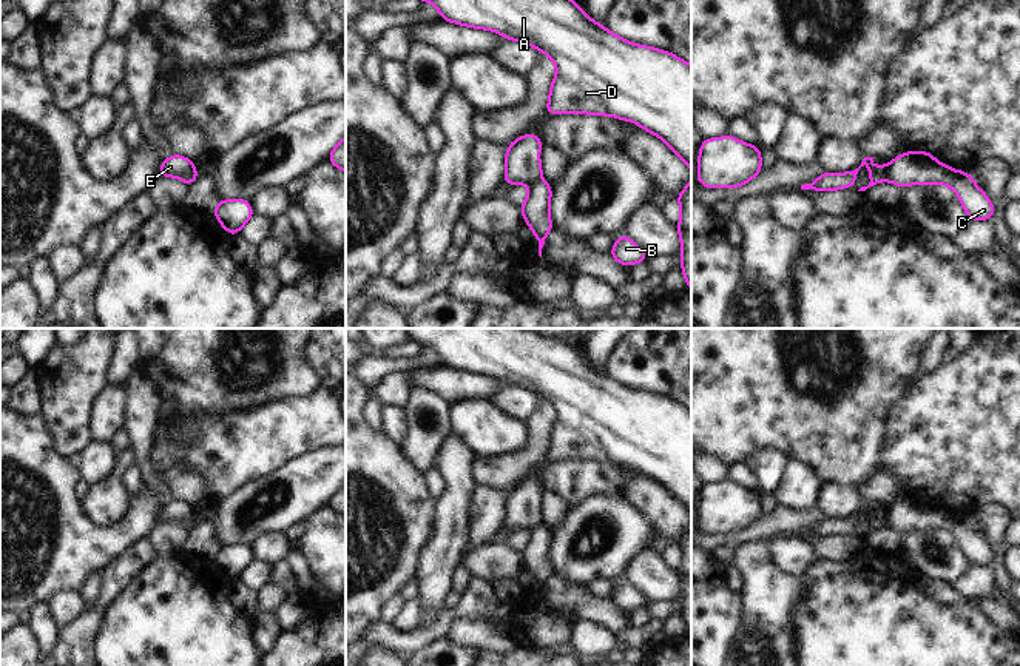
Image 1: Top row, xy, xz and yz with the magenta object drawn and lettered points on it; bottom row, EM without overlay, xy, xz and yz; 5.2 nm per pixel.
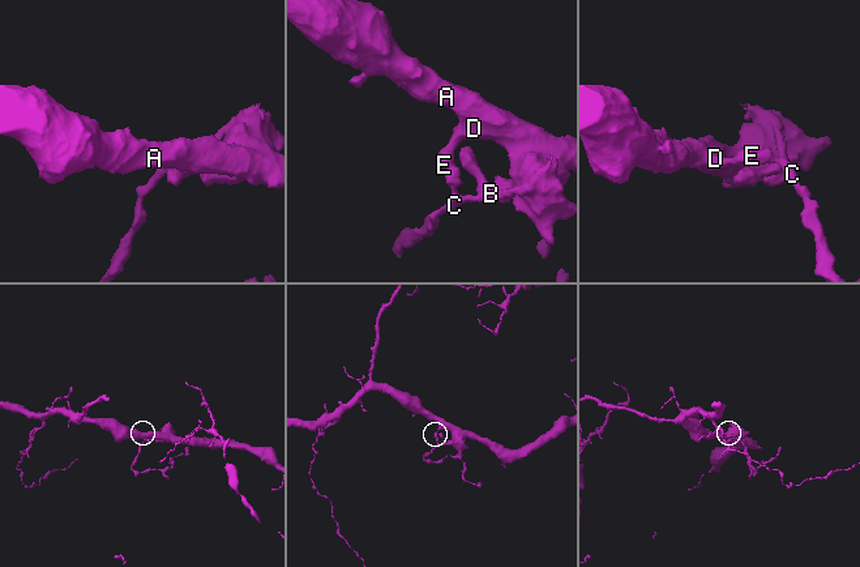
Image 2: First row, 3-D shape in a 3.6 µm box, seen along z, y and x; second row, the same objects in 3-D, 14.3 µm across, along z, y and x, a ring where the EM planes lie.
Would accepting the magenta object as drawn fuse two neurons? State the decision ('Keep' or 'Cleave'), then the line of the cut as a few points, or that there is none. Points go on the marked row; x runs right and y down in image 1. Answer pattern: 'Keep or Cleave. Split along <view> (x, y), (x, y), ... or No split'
Cleave. Split along yz (891, 165), (888, 179)

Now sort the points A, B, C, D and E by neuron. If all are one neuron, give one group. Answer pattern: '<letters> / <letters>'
A D E / B C

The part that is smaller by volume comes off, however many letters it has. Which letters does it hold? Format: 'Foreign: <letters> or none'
Foreign: B, C

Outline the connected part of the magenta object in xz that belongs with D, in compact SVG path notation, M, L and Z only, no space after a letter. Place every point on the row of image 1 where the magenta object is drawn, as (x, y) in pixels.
M421 0L431 2L444 22L489 29L545 52L557 66L546 114L599 114L631 120L659 136L691 171L691 65L653 46L631 43L596 23L572 0Z

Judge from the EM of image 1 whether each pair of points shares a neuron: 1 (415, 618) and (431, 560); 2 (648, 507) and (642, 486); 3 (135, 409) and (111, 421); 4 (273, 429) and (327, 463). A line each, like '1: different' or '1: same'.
1: different
2: same
3: different
4: different

